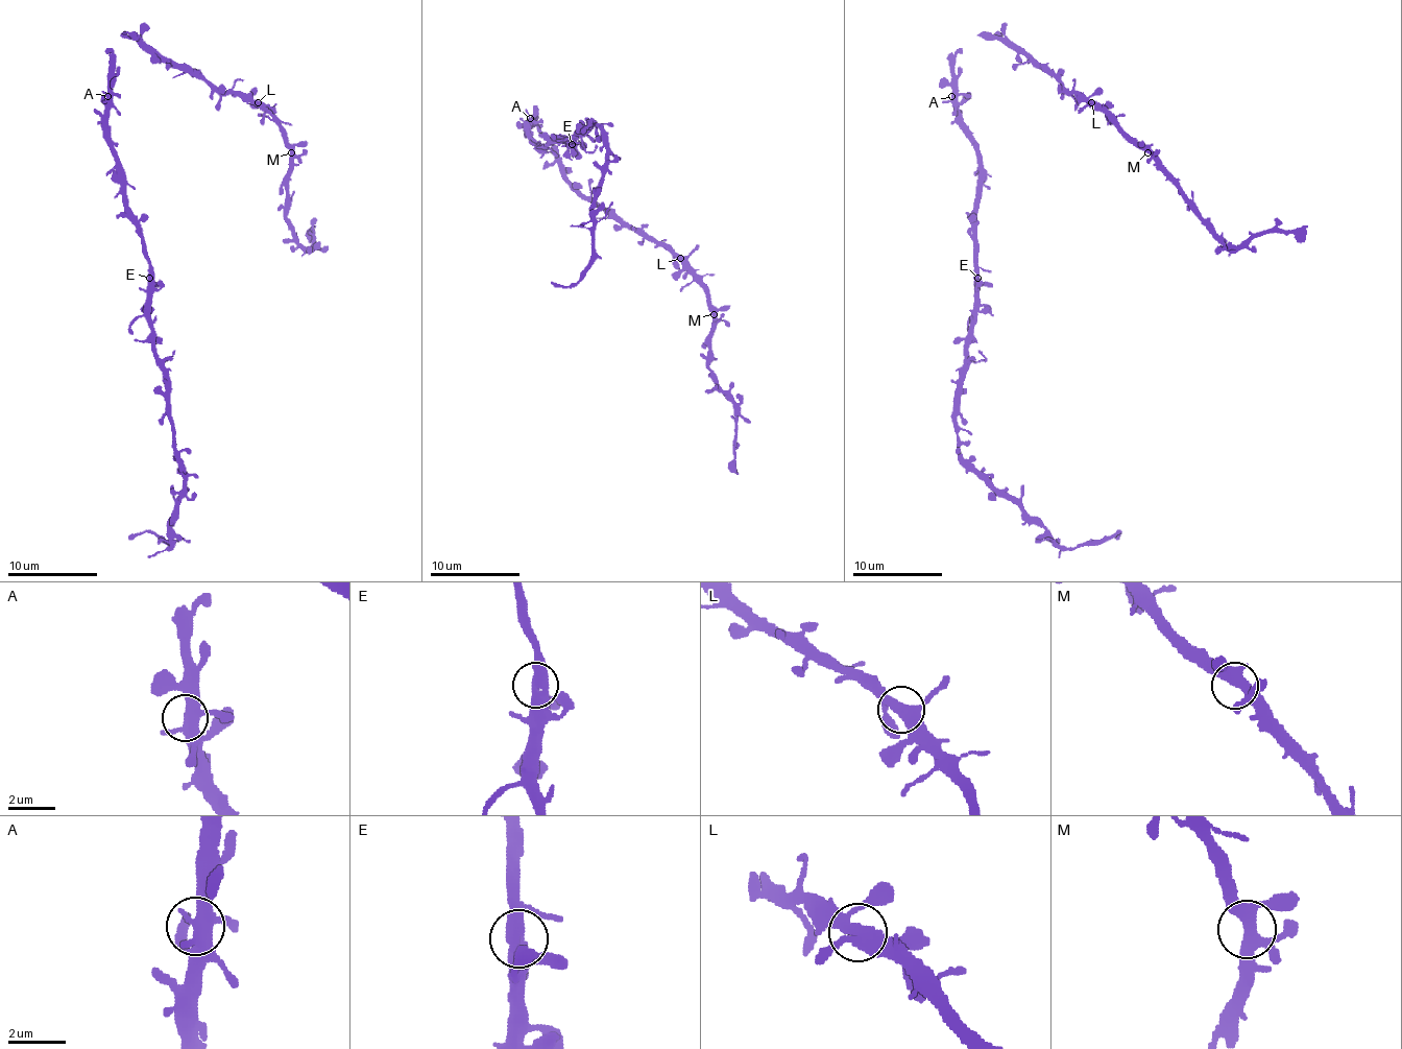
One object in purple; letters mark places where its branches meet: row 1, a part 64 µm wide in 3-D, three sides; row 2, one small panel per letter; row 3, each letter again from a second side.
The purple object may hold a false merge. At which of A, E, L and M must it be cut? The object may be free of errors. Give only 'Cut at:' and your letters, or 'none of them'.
Cut at: none of them

